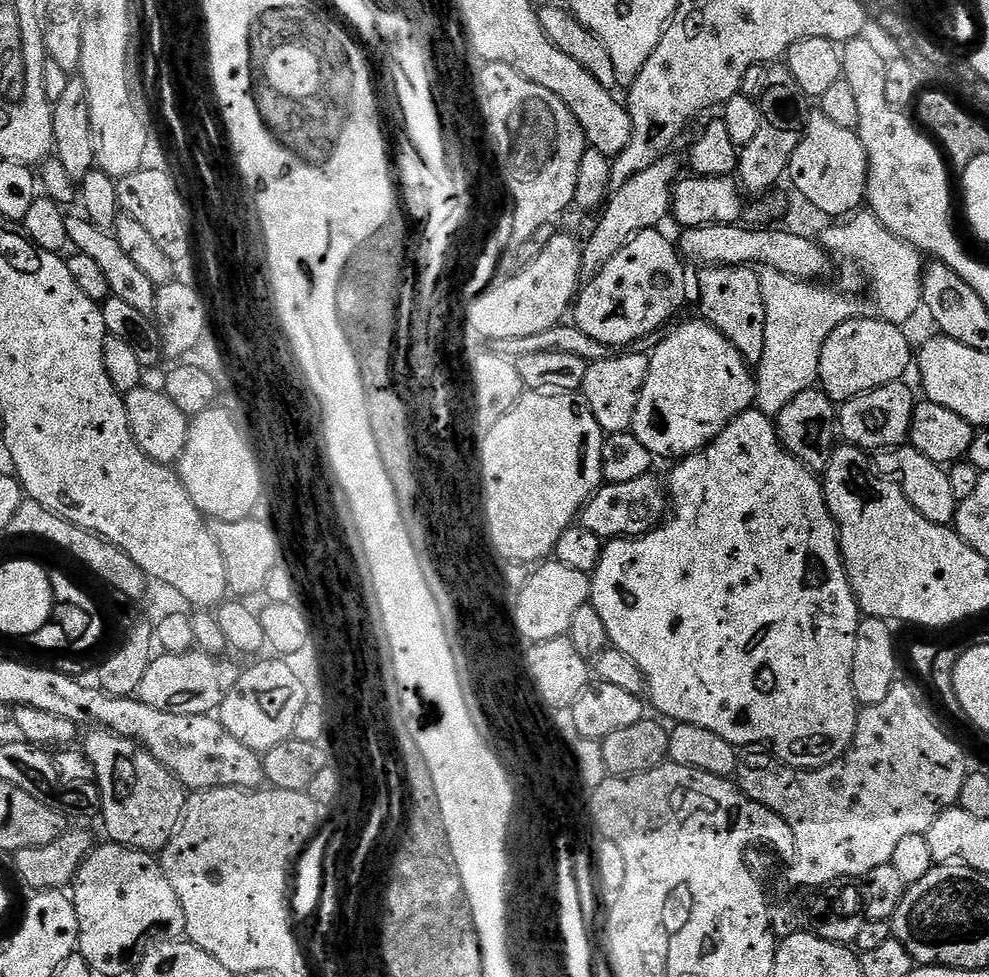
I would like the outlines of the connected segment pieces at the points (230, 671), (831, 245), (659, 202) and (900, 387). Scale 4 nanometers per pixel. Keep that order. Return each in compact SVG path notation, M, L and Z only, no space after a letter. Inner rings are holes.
M193 650L191 652L169 652L160 654L153 659L152 665L146 670L146 678L142 678L138 699L146 706L154 706L154 710L166 710L170 714L202 714L213 715L222 706L226 694L234 690L242 668L232 660L220 660L219 655Z
M868 210L857 211L843 222L833 224L836 225L824 232L822 247L829 257L836 259L837 256L860 271L861 278L868 283L864 296L831 288L824 284L828 282L795 280L772 268L760 272L762 302L766 306L766 337L762 362L754 372L755 407L773 418L782 411L786 402L790 402L790 398L798 398L802 390L817 387L822 346L842 322L871 316L904 326L922 308L922 278L926 264L920 249L886 230L879 218Z
M672 158L656 160L652 166L642 170L630 182L626 182L609 195L602 211L599 213L600 221L592 228L588 236L588 244L583 245L582 273L585 277L596 276L626 246L638 233L647 228L656 228L665 219L669 219L672 211L672 190L677 183L676 164Z
M907 383L883 384L869 392L858 394L854 398L843 401L838 408L838 432L847 443L856 448L863 448L869 453L875 454L885 448L901 447L908 440L908 431L912 415L918 403L917 397L912 397L912 392L907 388Z

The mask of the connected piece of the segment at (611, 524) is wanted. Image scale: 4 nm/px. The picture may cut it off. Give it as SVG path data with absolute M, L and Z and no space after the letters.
M656 474L634 478L634 482L605 483L592 493L592 499L584 505L579 517L579 527L598 534L601 541L644 536L653 528L659 528L670 508L666 484Z

